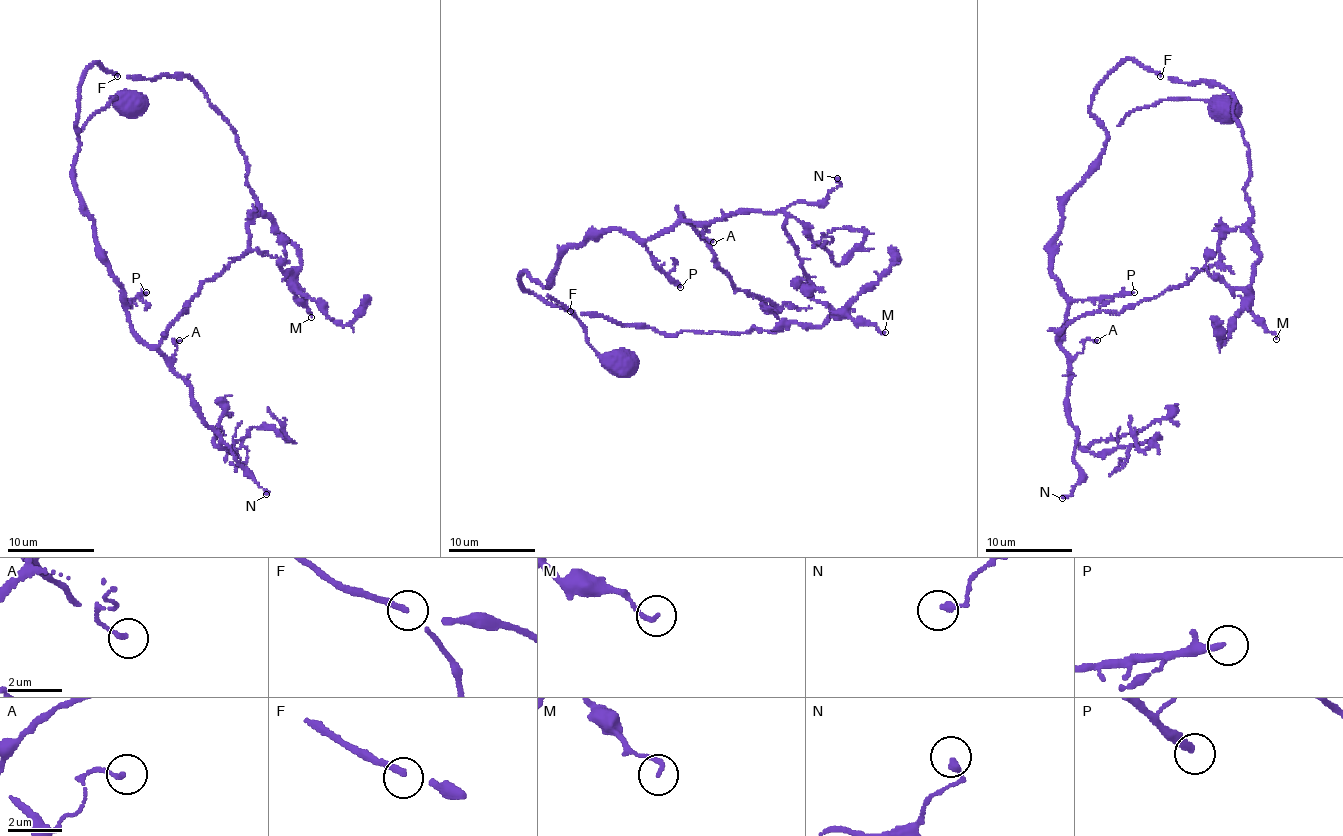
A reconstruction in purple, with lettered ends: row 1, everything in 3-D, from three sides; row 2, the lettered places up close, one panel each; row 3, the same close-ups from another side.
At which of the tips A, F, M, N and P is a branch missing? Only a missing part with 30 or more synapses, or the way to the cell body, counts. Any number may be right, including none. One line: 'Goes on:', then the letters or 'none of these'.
Goes on: P

